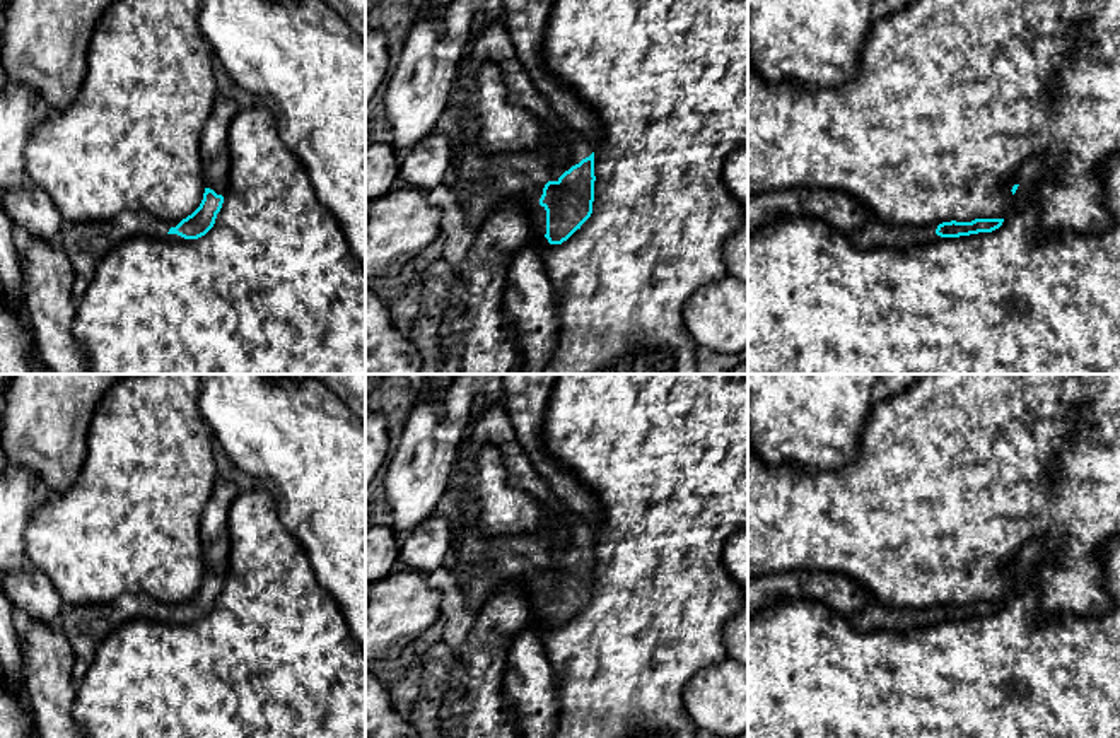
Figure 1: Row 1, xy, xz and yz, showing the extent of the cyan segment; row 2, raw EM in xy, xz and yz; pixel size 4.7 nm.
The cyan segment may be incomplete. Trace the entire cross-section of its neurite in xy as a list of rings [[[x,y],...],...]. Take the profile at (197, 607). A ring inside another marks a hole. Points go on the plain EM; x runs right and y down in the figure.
[[[205,571],[200,589],[176,610],[164,608],[157,600],[145,594],[123,594],[102,605],[65,605],[61,610],[61,630],[73,651],[73,680],[80,683],[92,665],[99,644],[118,627],[135,618],[159,620],[178,617],[184,622],[205,618],[215,606],[224,579]]]

